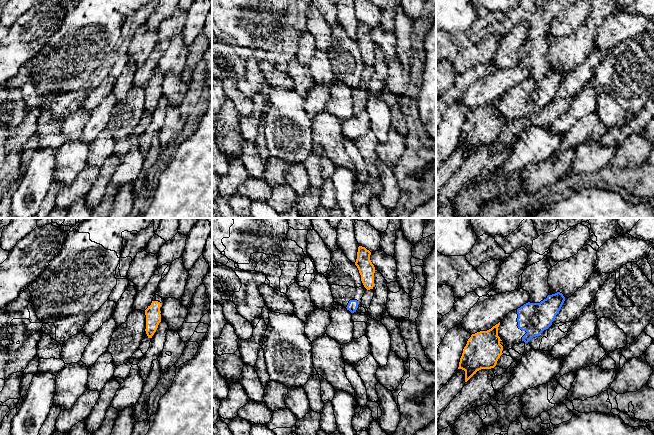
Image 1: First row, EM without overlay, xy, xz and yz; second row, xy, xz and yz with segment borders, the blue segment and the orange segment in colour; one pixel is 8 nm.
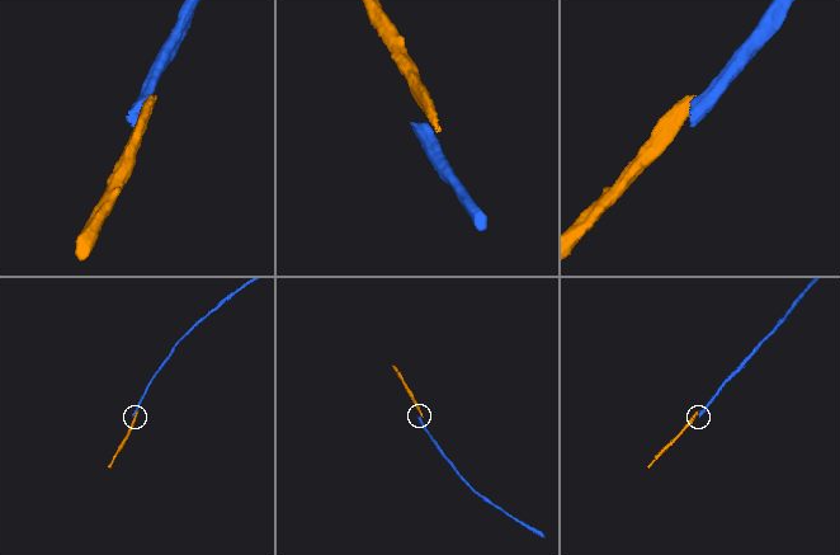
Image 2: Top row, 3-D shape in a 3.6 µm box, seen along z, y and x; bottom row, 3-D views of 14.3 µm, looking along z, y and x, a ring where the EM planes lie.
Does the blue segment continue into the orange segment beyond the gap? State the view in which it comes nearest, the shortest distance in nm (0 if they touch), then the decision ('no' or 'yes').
xz | 120 nm | no

